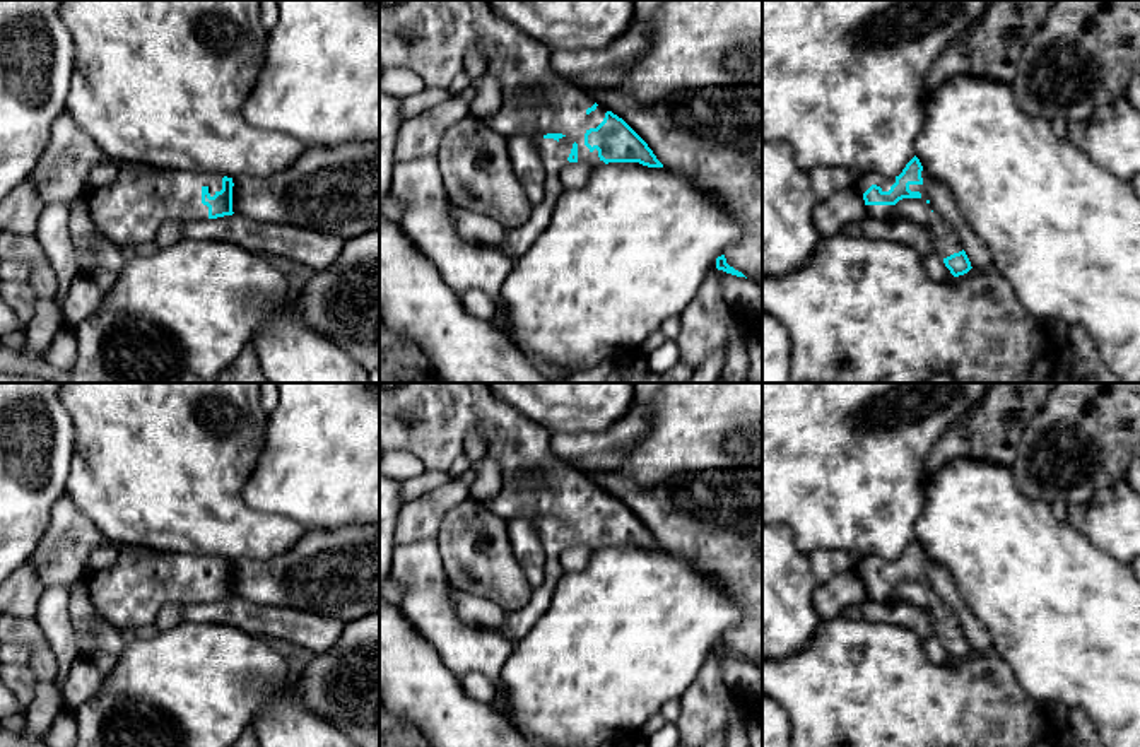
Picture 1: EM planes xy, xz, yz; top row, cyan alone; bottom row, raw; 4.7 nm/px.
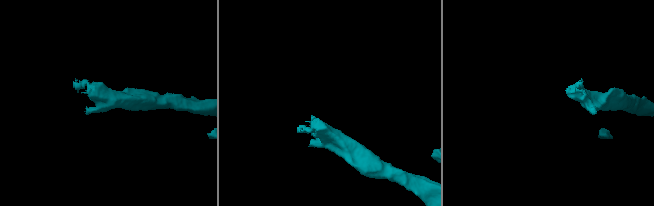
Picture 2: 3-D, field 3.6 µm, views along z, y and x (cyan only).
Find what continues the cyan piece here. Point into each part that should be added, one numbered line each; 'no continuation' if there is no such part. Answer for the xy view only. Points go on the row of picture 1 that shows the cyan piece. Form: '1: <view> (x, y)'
1: xy (130, 211)

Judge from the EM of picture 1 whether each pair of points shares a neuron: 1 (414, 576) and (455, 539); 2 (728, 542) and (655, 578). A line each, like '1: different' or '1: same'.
1: different
2: different

